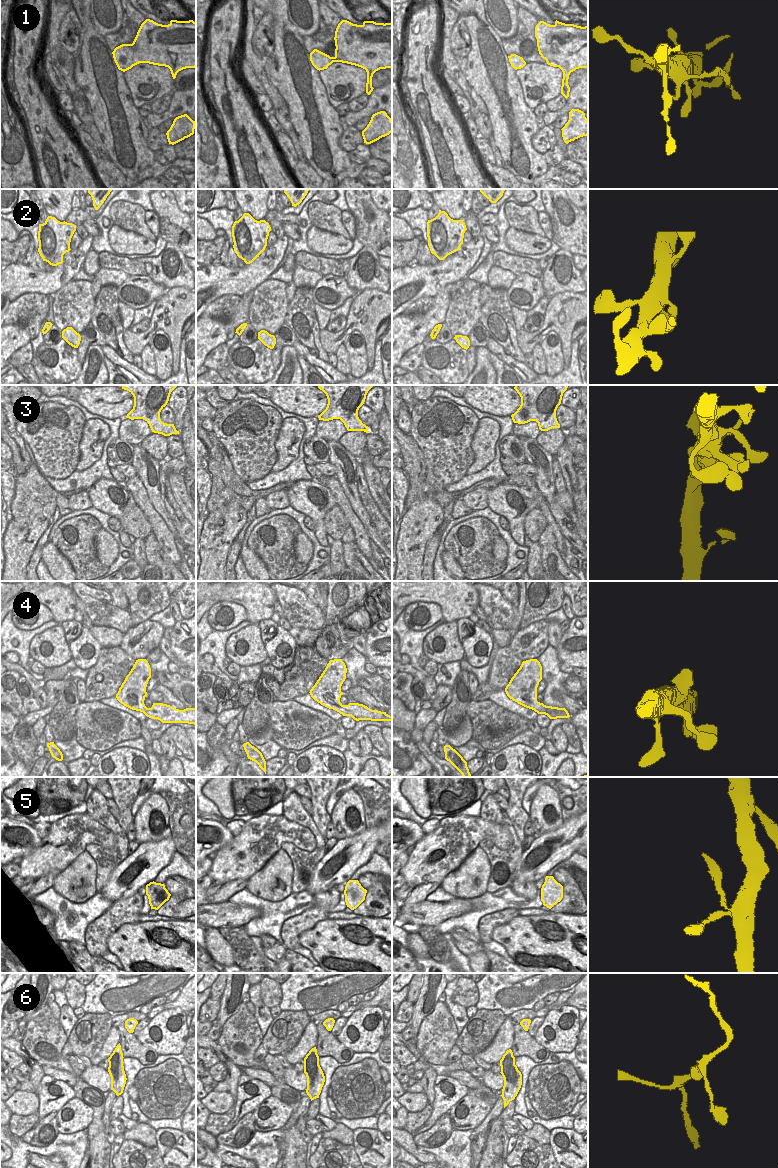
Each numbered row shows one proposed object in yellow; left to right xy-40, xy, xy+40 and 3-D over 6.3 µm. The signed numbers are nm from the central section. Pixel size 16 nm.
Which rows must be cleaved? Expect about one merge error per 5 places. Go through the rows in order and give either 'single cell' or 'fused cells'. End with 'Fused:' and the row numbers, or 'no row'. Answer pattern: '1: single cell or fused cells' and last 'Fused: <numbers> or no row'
1: single cell
2: single cell
3: single cell
4: single cell
5: fused cells
6: single cell
Fused: 5

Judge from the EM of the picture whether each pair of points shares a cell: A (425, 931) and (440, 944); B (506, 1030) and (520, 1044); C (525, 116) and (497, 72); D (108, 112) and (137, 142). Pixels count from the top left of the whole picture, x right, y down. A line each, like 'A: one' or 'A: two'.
A: one
B: two
C: one
D: one

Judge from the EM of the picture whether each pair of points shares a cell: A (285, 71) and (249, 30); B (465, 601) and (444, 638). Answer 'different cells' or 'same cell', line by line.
A: different cells
B: different cells

